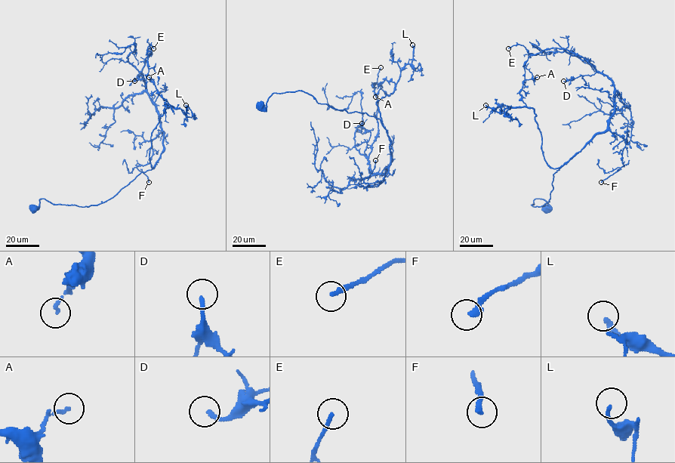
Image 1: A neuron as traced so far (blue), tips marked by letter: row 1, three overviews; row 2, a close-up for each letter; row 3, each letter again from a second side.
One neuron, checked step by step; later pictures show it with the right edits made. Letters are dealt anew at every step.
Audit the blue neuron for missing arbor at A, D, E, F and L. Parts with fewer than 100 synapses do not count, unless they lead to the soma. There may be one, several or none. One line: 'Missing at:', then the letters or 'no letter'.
Missing at: no letter

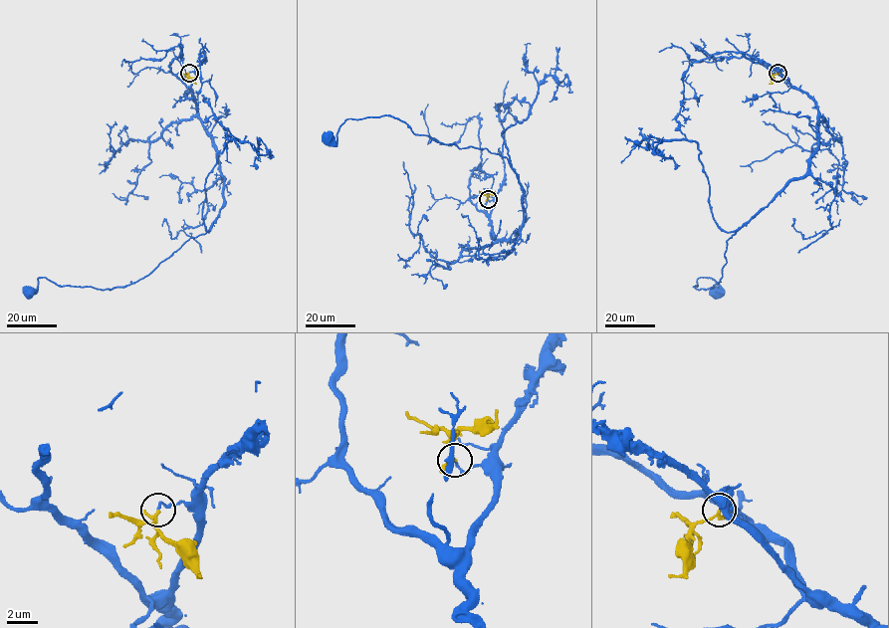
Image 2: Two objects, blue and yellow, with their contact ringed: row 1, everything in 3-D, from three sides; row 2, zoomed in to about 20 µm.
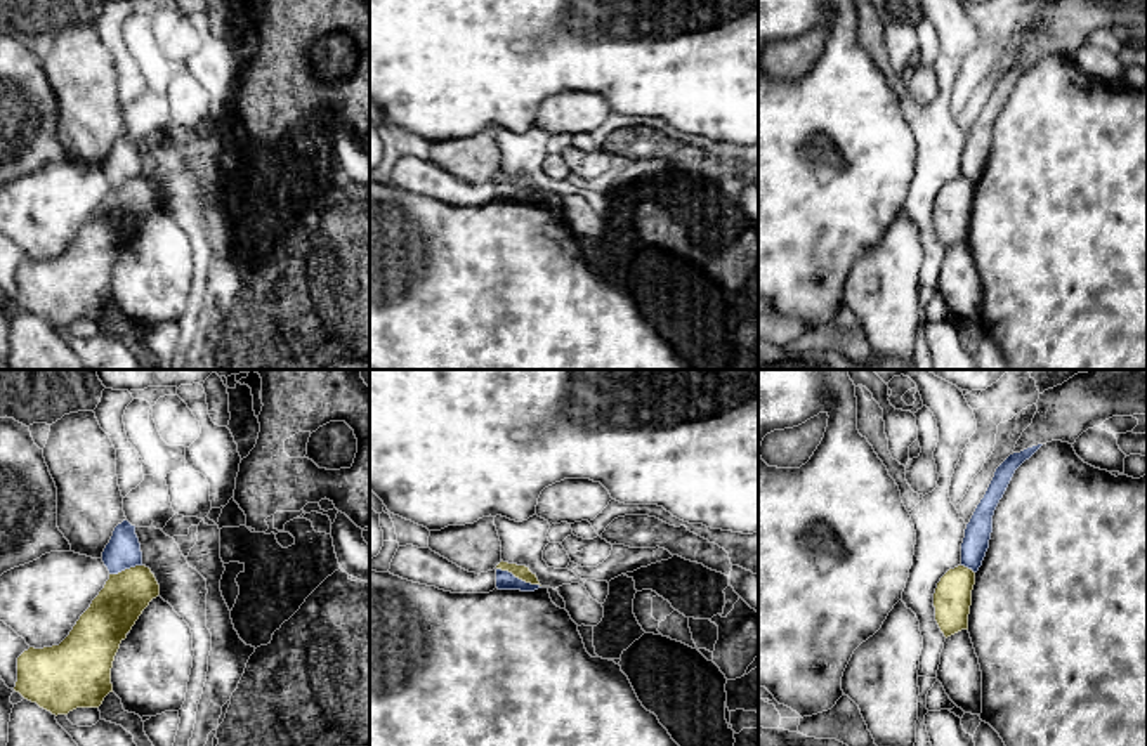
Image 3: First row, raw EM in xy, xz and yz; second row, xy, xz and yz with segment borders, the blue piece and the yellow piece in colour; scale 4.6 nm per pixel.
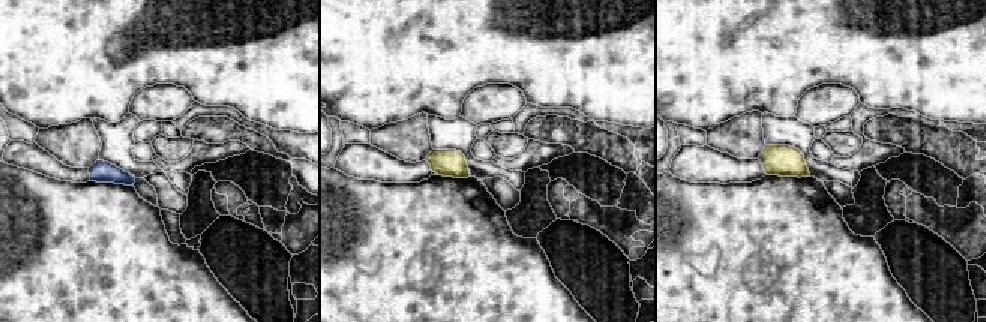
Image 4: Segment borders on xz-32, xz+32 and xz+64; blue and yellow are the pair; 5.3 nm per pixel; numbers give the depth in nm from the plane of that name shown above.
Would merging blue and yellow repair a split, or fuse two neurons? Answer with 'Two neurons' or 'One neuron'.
Two neurons

